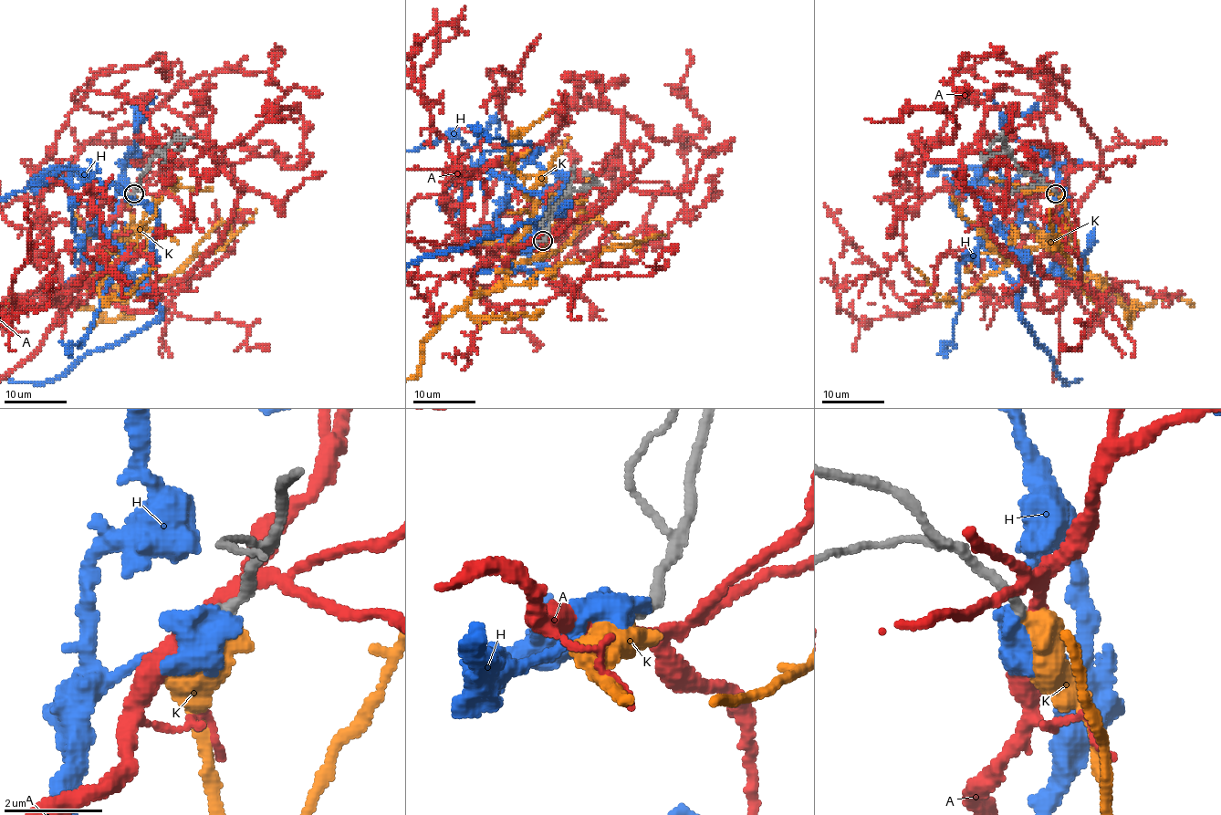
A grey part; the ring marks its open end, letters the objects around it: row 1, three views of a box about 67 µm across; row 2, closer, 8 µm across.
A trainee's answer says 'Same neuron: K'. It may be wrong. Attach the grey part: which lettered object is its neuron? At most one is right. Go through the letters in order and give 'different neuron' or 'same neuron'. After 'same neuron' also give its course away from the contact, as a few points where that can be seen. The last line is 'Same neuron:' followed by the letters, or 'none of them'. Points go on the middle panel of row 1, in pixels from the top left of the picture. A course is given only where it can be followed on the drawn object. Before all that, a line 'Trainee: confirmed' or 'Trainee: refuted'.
Trainee: confirmed
A: different neuron
H: different neuron
K: same neuron
Same neuron: K

